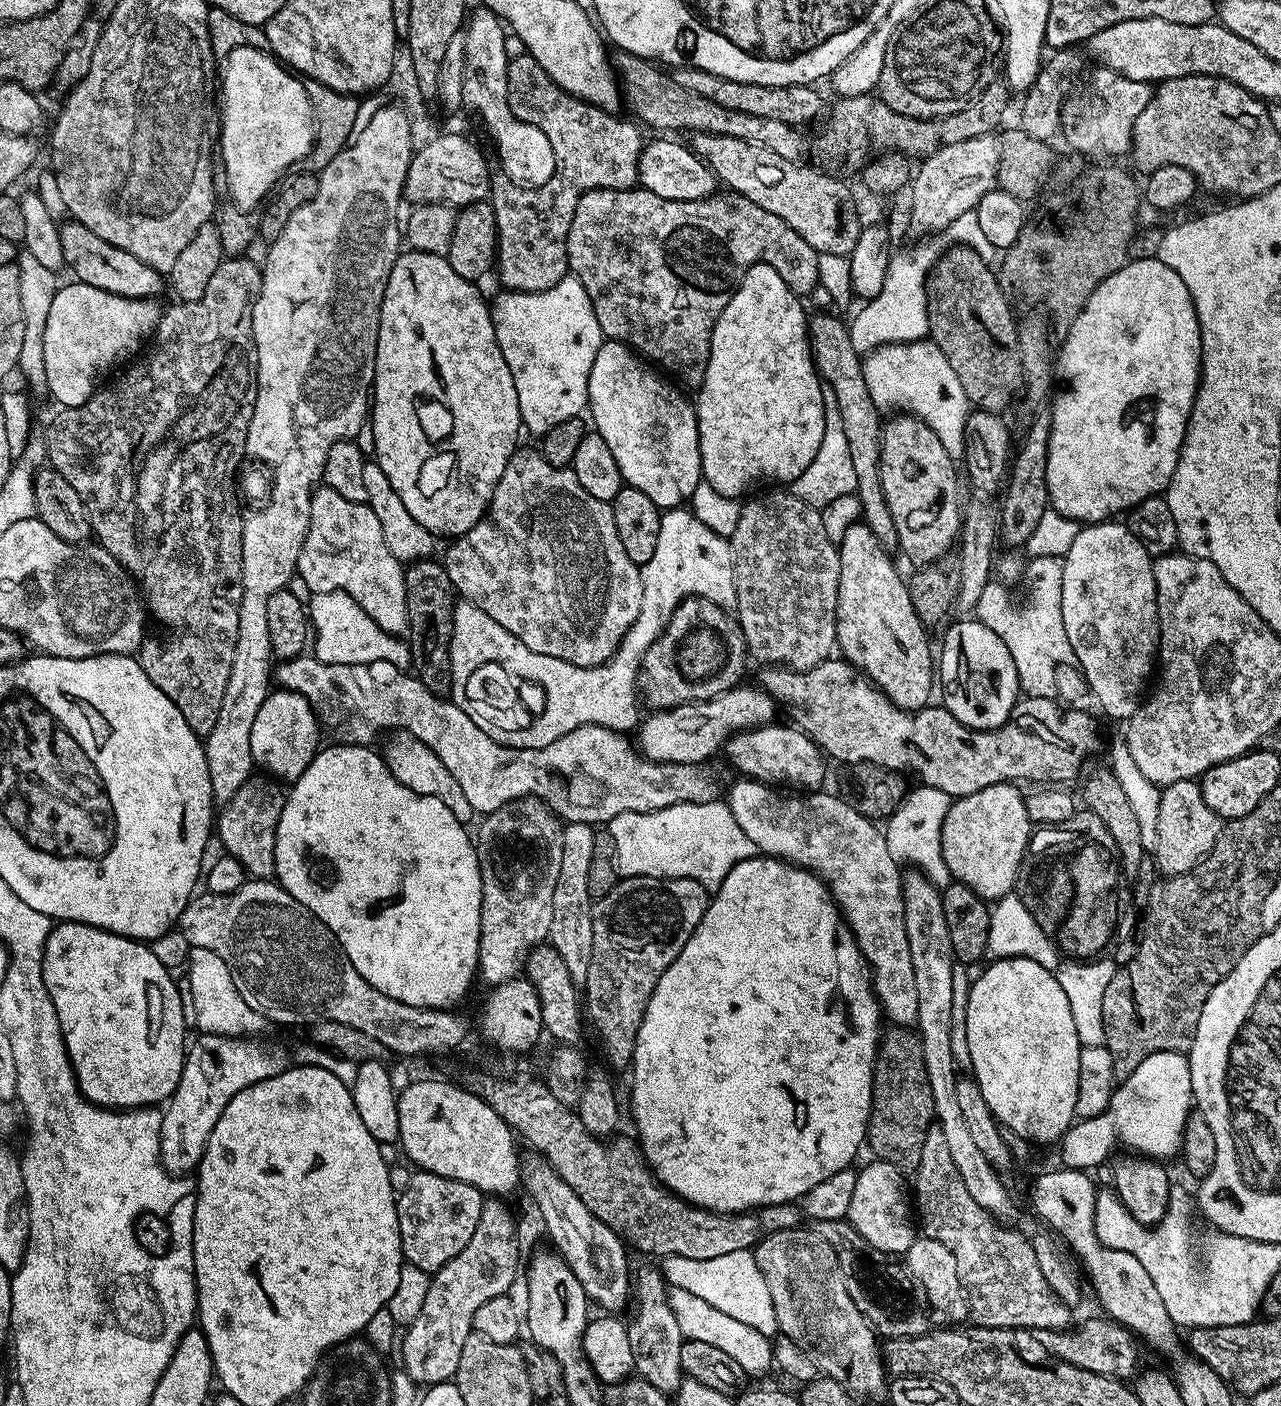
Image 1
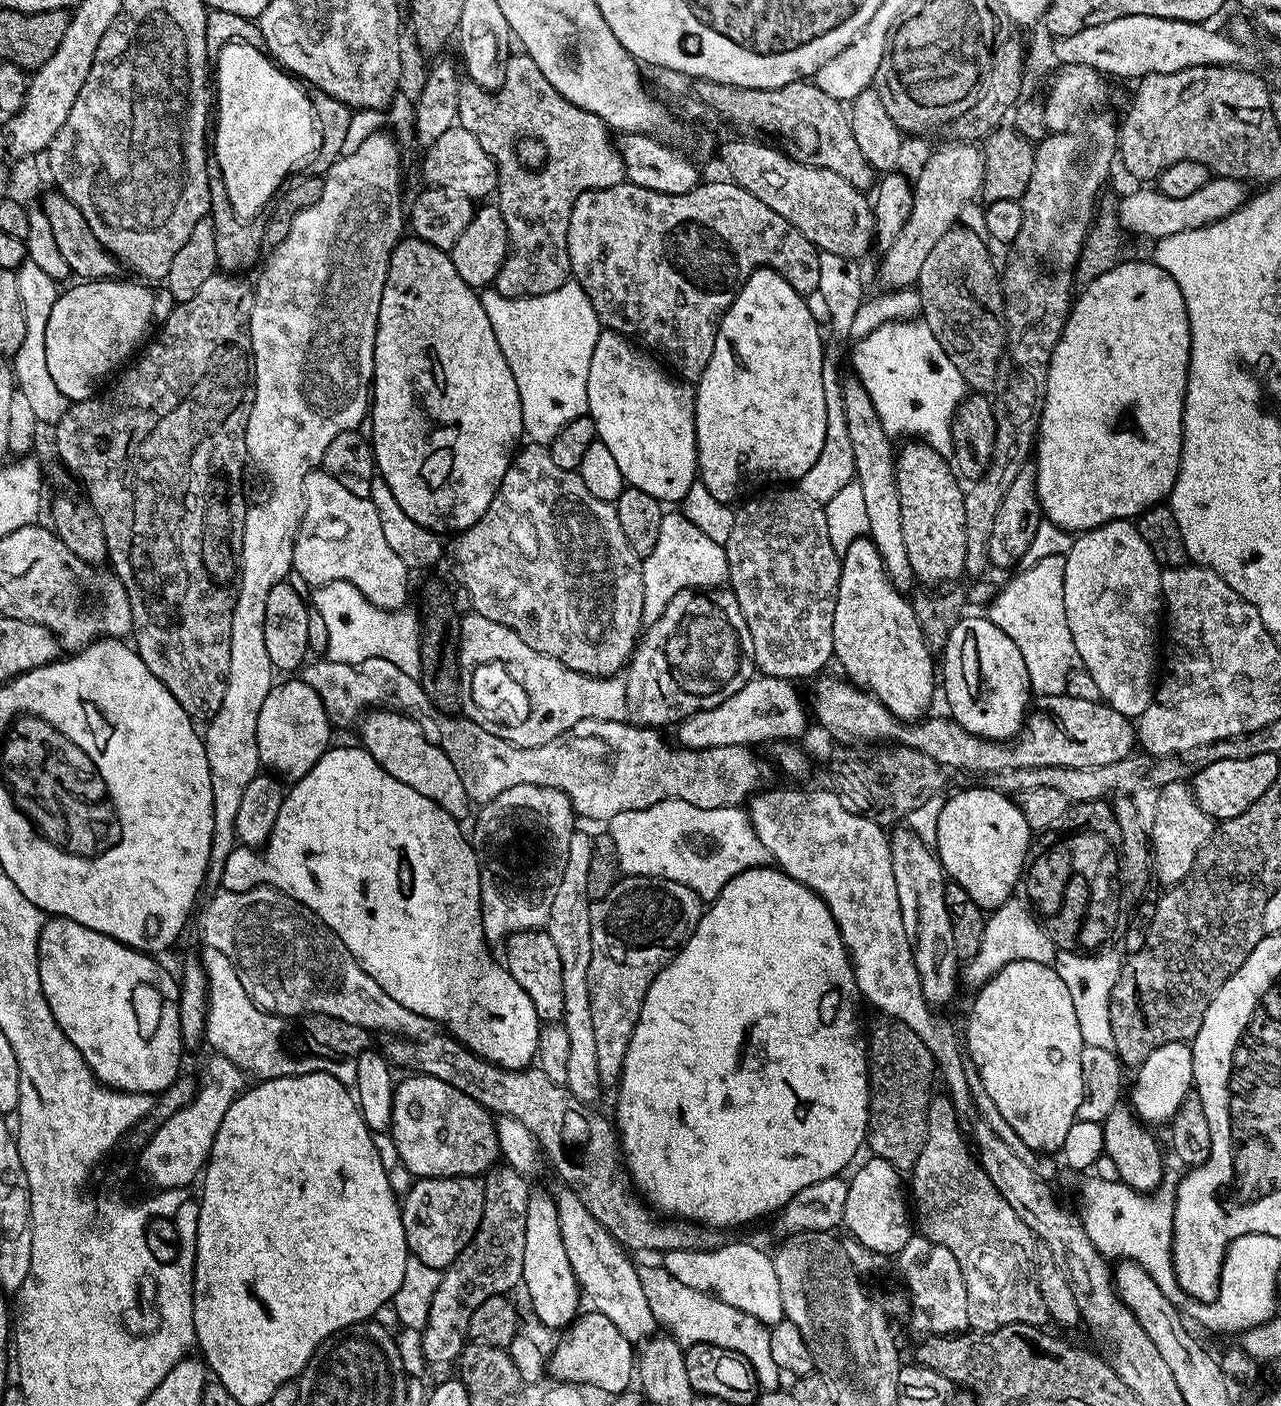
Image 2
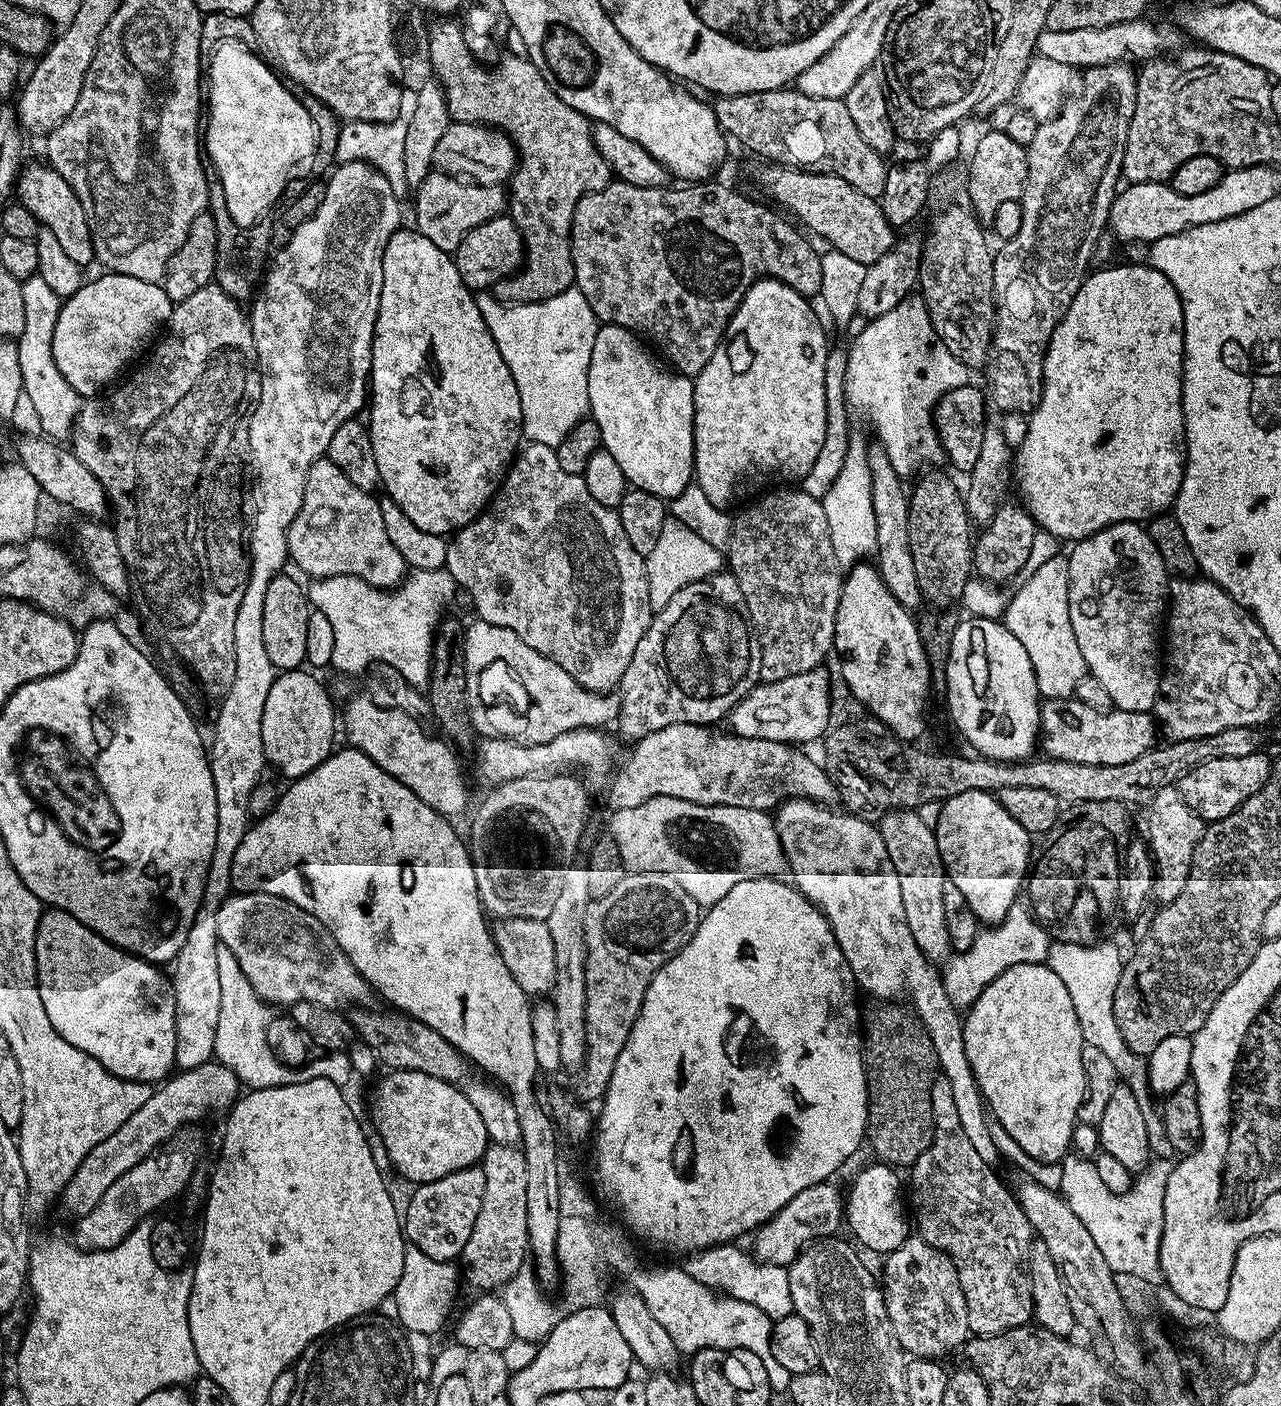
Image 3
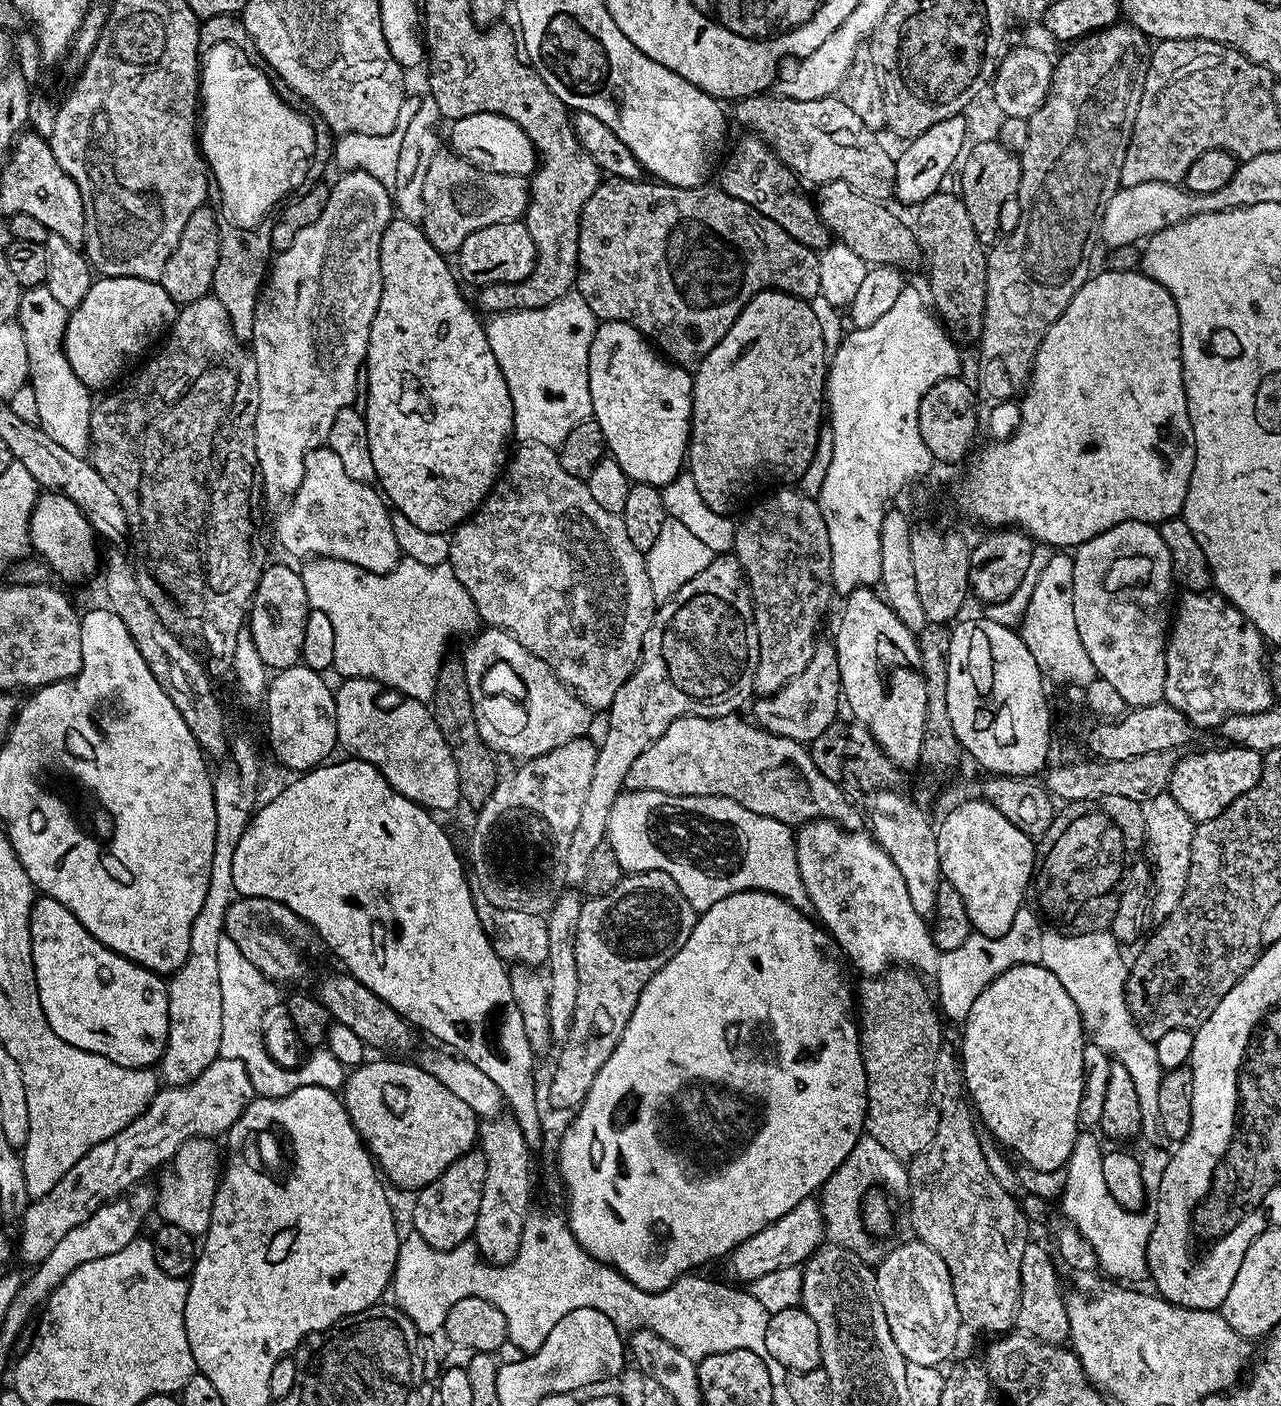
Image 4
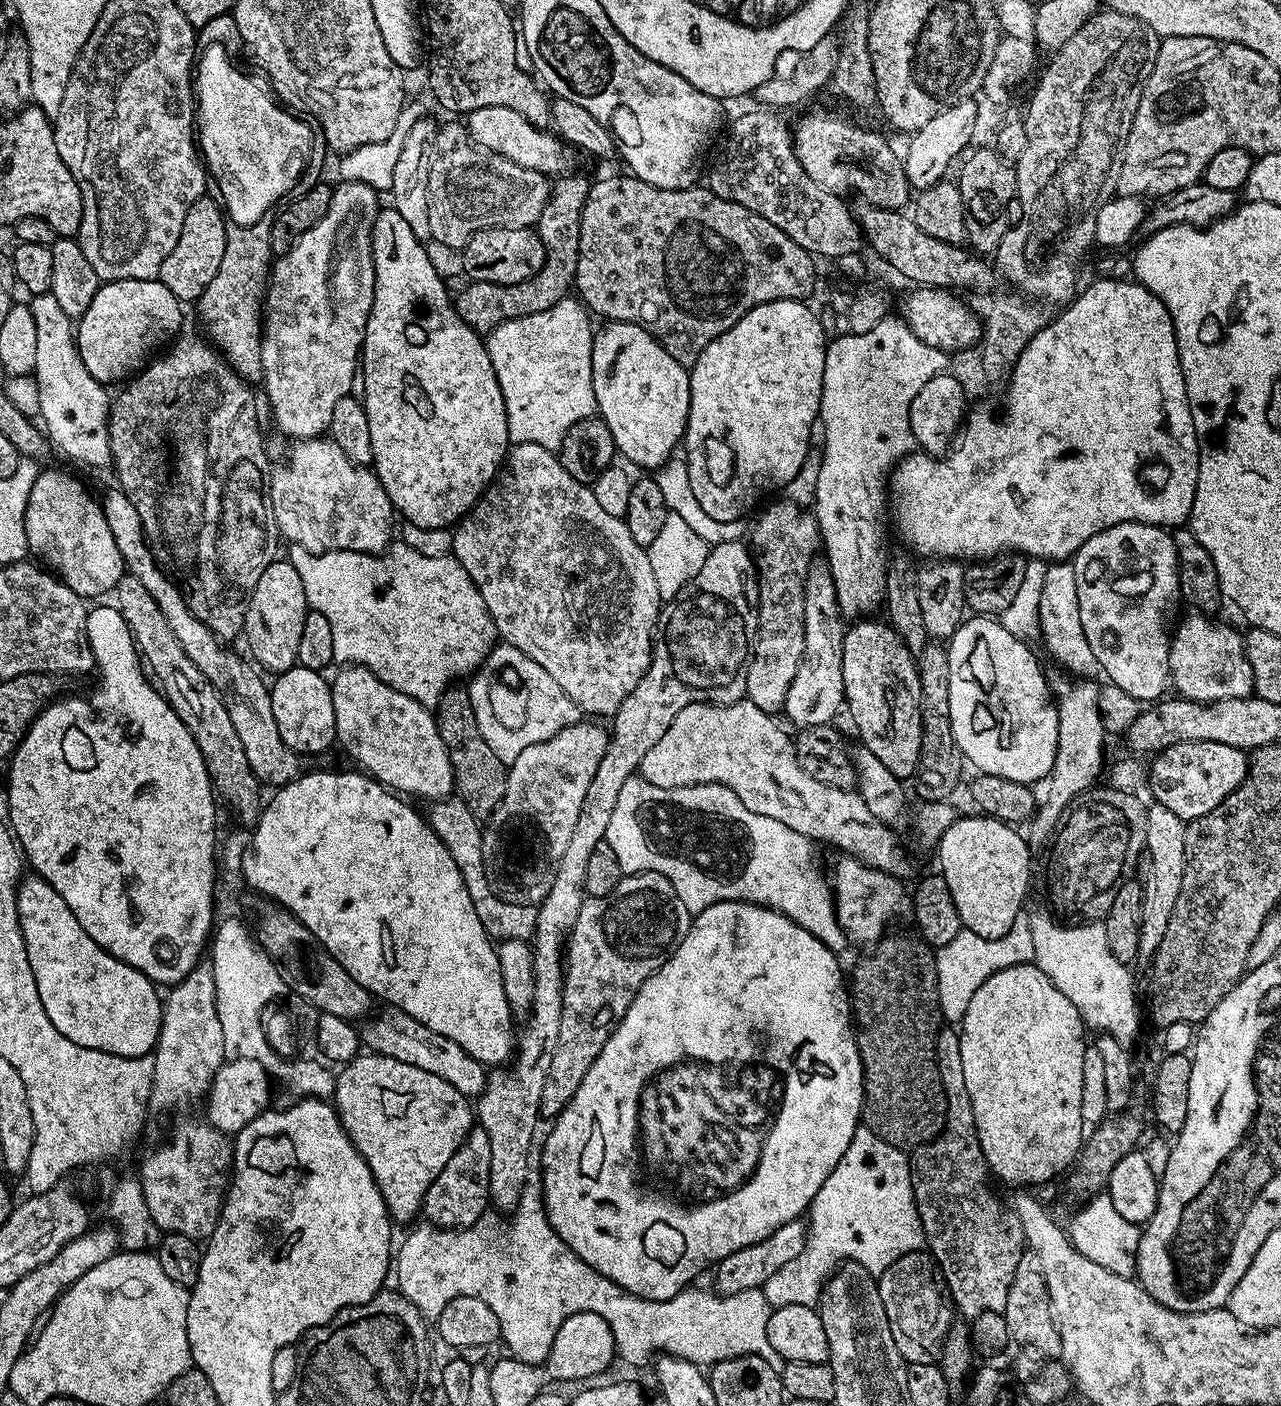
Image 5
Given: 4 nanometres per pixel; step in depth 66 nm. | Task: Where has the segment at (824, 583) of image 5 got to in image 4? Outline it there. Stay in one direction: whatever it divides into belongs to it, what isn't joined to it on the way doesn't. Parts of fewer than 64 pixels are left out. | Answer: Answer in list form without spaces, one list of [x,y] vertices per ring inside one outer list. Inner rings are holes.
[[[823,642],[815,645],[810,662],[802,674],[795,676],[781,692],[771,698],[755,701],[755,723],[776,736],[785,736],[791,740],[811,742],[818,738],[837,719],[836,703],[841,703],[840,671],[836,657],[835,643]]]

